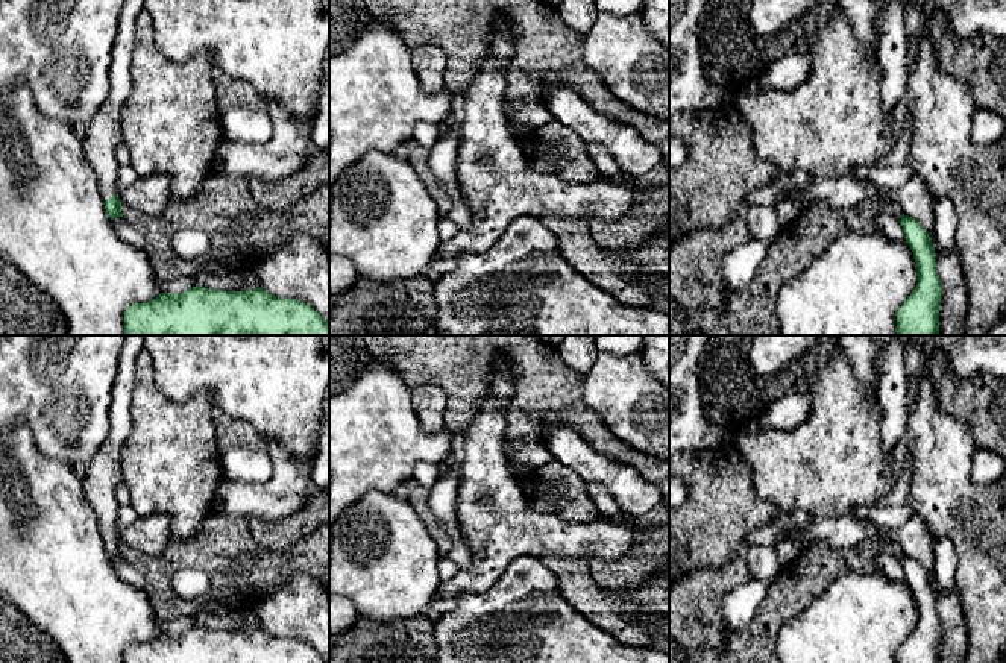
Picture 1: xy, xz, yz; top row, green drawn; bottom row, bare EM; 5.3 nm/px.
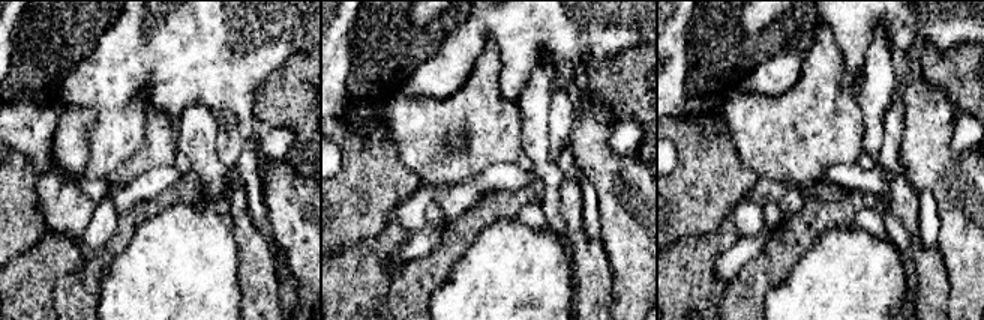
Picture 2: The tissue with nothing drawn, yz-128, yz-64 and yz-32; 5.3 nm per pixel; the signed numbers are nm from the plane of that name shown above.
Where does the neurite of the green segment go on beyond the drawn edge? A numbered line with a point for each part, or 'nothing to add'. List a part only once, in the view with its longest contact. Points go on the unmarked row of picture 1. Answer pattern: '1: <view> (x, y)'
1: xy (103, 475)

